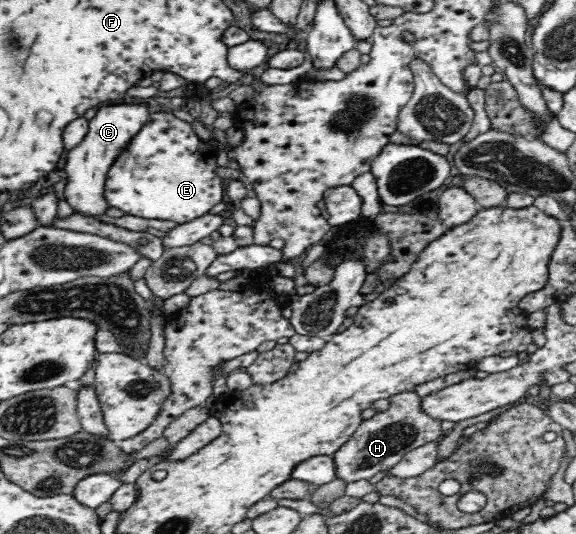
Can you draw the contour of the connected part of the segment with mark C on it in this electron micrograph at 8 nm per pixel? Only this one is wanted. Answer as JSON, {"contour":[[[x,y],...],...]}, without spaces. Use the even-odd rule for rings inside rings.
{"contour":[[[112,102],[99,106],[94,117],[88,120],[88,131],[83,140],[72,149],[68,149],[67,163],[64,171],[67,173],[65,200],[75,212],[97,216],[103,215],[105,202],[103,194],[109,167],[124,150],[129,141],[147,124],[151,110],[142,103]]]}

